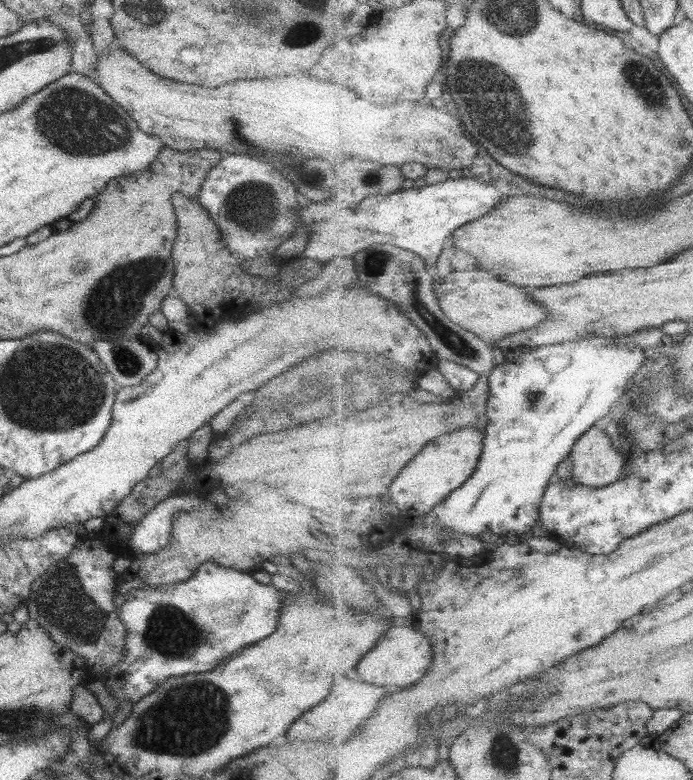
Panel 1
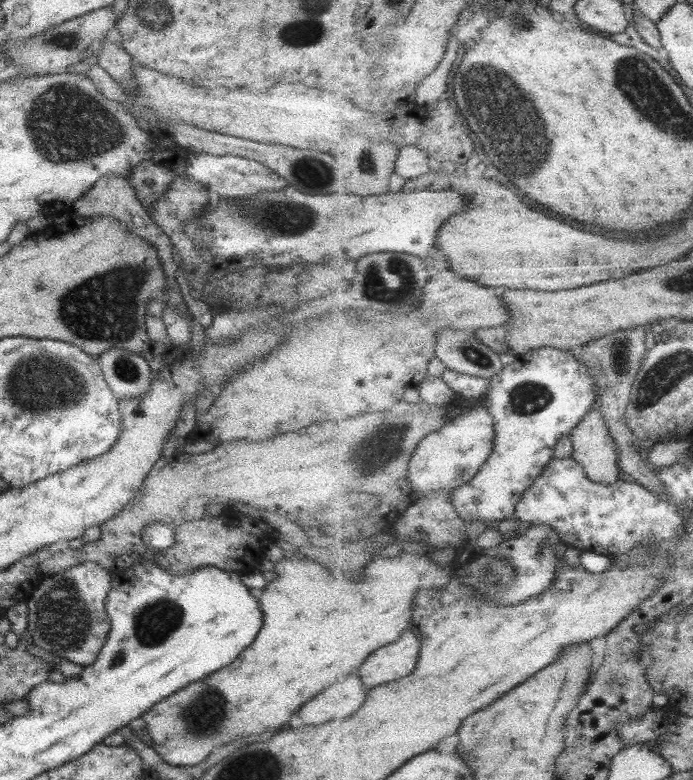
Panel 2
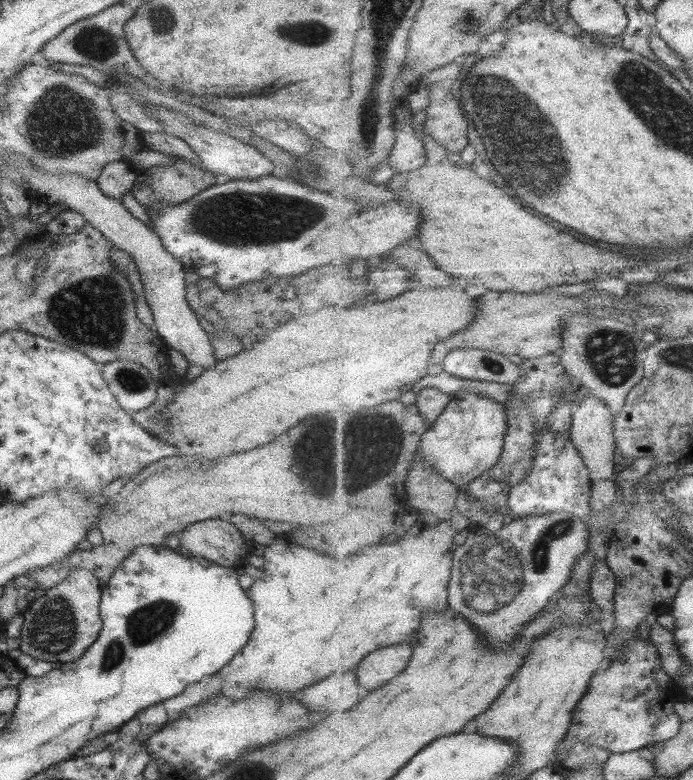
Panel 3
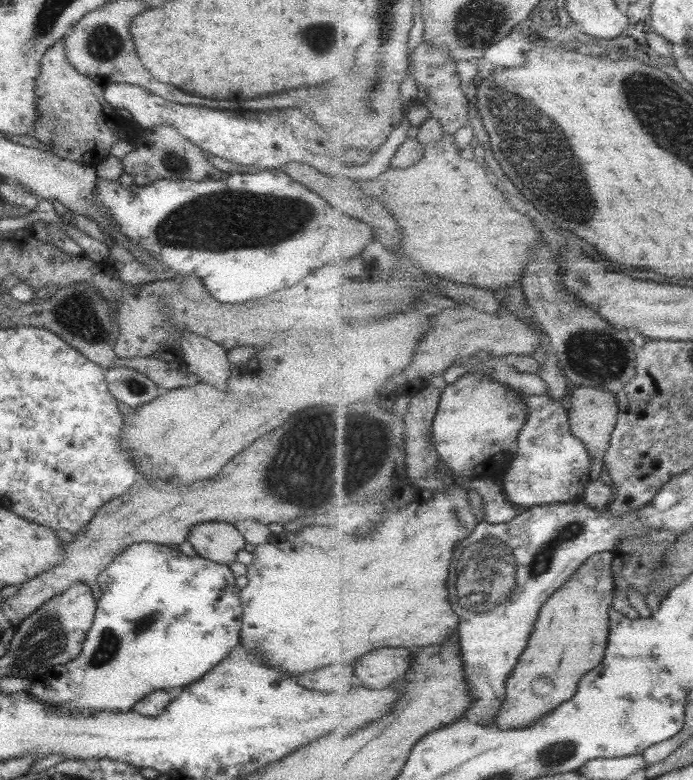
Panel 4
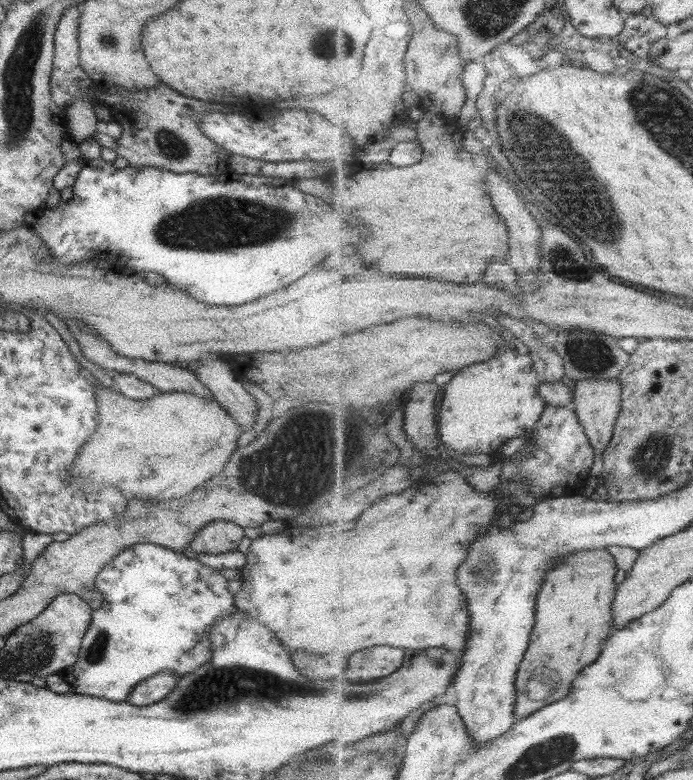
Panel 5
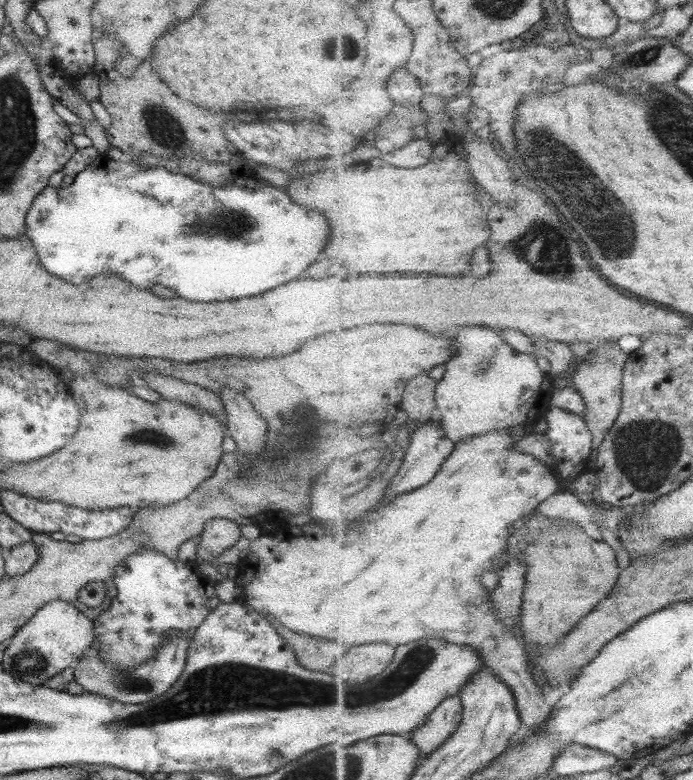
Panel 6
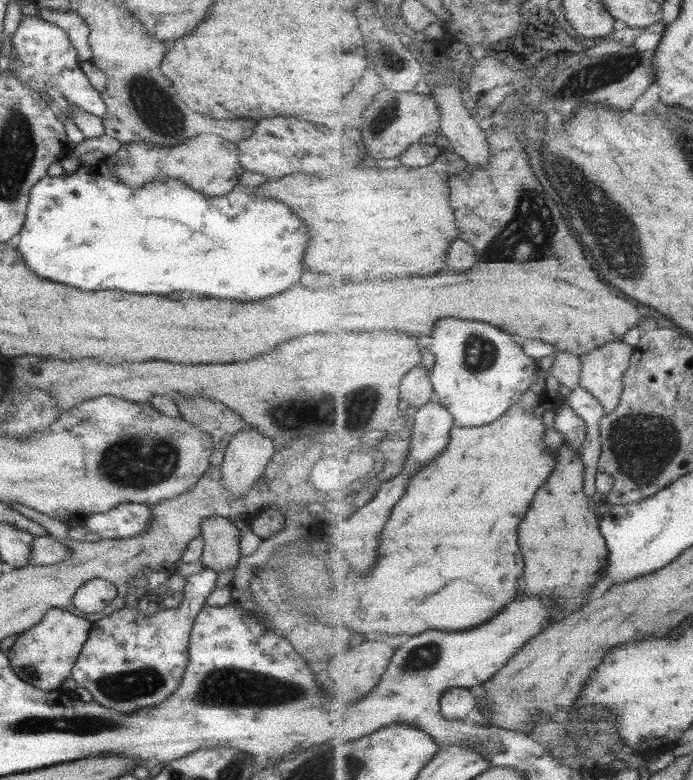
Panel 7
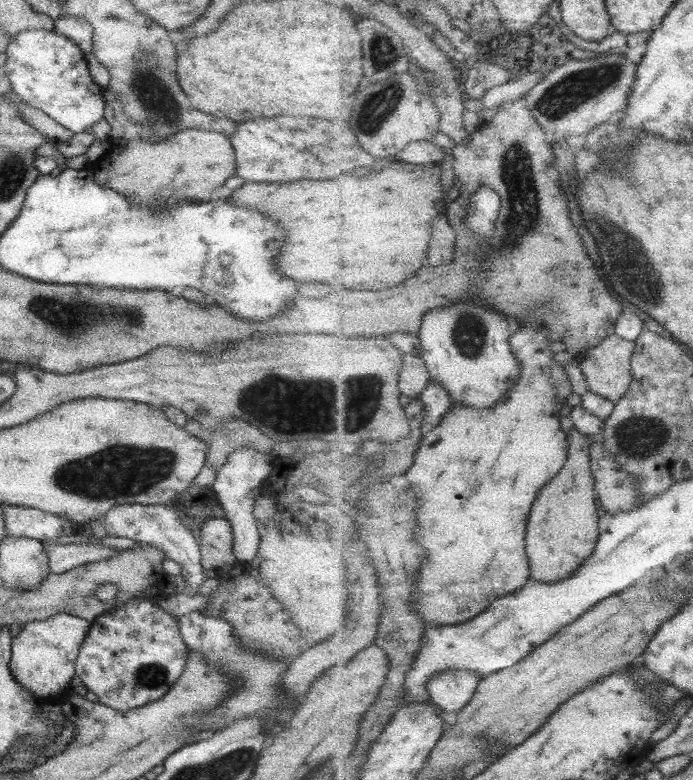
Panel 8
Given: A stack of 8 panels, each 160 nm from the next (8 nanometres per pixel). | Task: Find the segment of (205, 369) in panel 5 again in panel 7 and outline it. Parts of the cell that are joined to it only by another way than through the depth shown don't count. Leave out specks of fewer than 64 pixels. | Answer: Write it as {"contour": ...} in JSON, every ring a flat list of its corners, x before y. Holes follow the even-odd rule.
{"contour":[[248,428,233,434,223,450,220,484,233,497,240,498,261,476,276,448,275,442]]}

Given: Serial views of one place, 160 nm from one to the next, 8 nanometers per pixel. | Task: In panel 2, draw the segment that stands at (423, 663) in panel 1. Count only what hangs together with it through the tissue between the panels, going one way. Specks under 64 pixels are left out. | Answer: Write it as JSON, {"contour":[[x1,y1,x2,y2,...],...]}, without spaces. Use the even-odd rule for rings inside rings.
{"contour":[[411,626,399,642,379,648,373,656,365,660,359,670,363,682,379,686,409,676,417,668,421,645,420,637,414,633]]}

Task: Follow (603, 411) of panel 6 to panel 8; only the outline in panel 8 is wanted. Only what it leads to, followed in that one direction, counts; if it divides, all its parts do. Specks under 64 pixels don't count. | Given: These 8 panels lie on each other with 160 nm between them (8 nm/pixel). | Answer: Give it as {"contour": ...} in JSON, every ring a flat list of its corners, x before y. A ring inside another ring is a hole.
{"contour":[[612,334,599,346,585,352,578,361,587,377,590,390,608,398,611,402,619,402,629,392,632,384,632,357,635,351,635,342,623,340,621,336]]}

